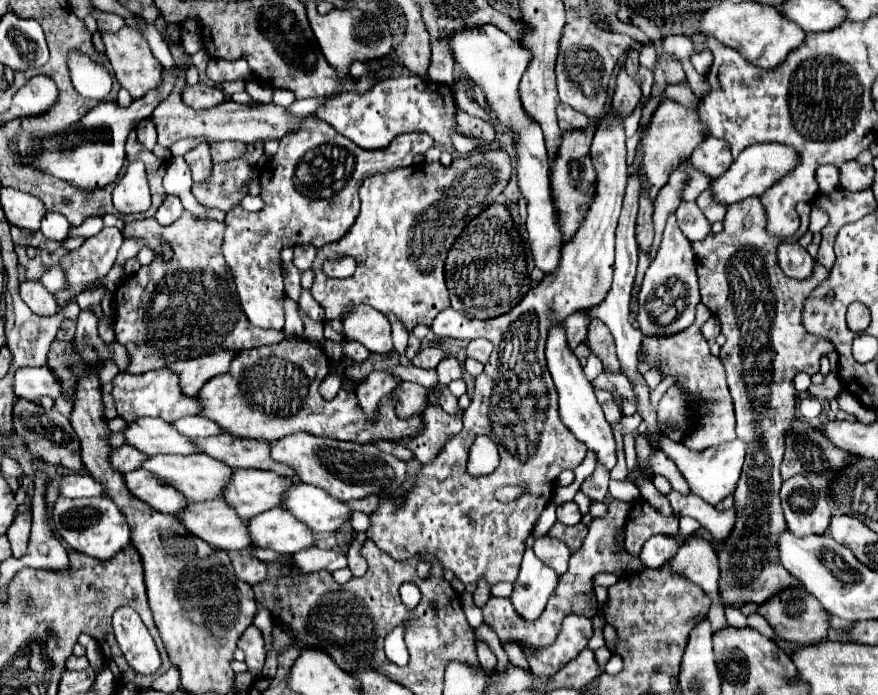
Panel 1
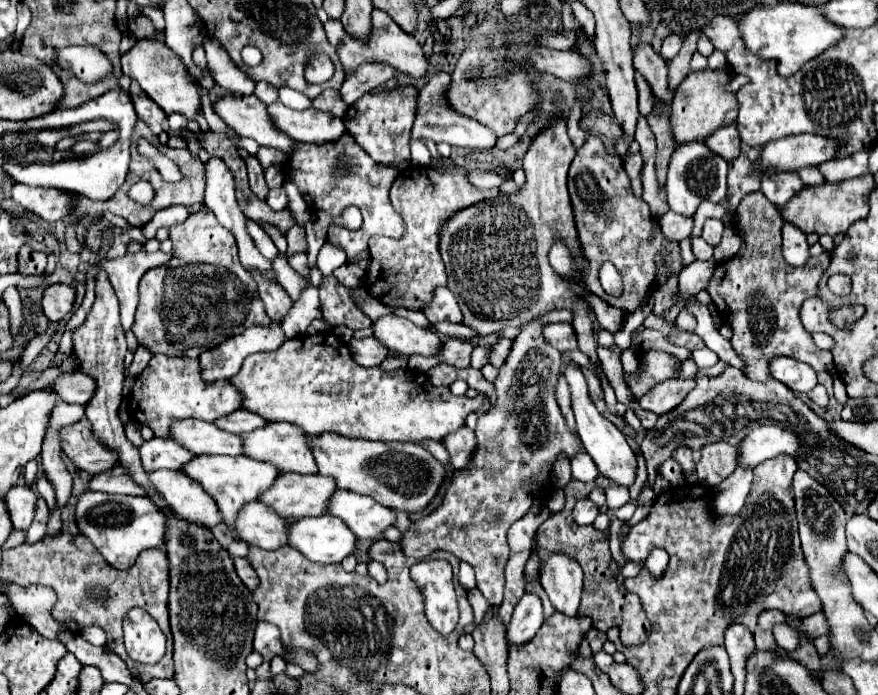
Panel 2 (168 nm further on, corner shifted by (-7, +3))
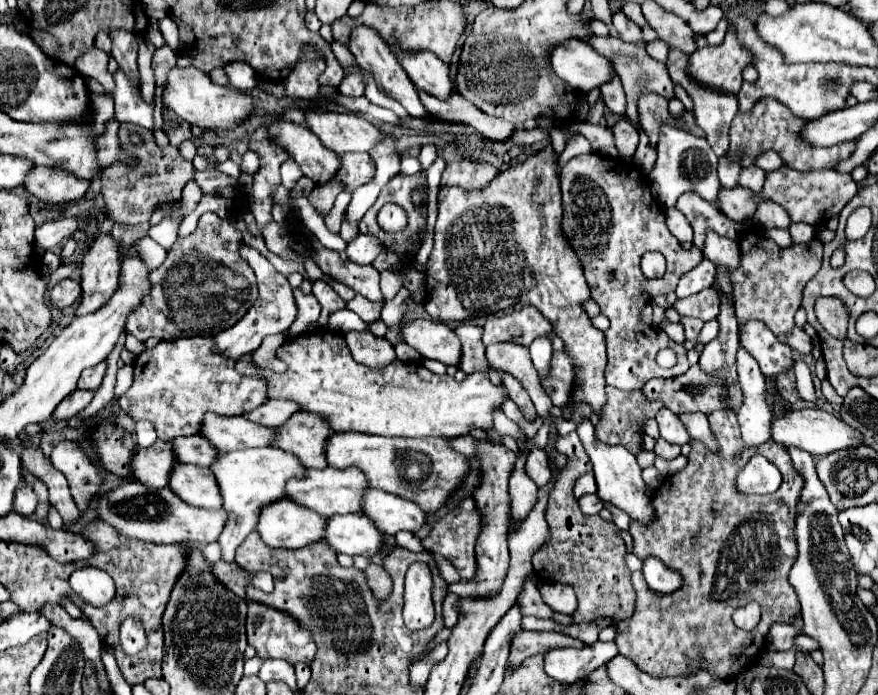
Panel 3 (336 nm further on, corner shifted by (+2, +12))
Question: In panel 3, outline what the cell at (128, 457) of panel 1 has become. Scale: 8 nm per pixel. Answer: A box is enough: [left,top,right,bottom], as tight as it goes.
[173,435,217,467]

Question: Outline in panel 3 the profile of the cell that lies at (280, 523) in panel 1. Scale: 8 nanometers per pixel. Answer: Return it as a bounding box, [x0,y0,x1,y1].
[321,515,383,557]

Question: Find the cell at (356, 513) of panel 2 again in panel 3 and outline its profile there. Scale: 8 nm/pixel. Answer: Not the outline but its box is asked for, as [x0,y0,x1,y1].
[361,489,425,535]

